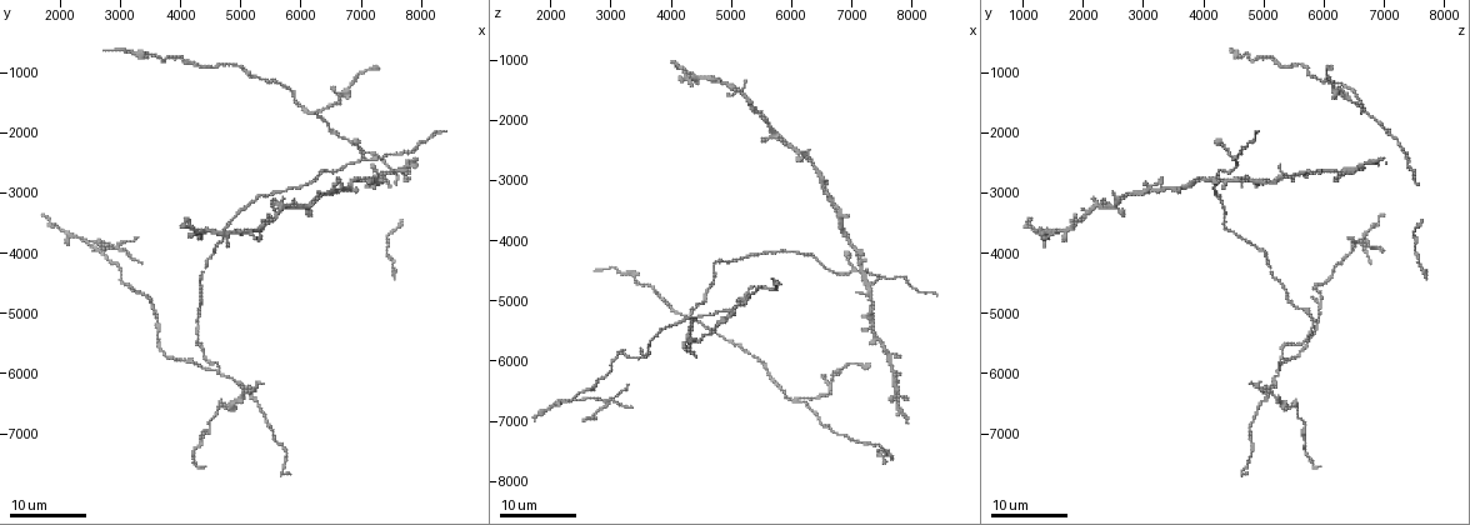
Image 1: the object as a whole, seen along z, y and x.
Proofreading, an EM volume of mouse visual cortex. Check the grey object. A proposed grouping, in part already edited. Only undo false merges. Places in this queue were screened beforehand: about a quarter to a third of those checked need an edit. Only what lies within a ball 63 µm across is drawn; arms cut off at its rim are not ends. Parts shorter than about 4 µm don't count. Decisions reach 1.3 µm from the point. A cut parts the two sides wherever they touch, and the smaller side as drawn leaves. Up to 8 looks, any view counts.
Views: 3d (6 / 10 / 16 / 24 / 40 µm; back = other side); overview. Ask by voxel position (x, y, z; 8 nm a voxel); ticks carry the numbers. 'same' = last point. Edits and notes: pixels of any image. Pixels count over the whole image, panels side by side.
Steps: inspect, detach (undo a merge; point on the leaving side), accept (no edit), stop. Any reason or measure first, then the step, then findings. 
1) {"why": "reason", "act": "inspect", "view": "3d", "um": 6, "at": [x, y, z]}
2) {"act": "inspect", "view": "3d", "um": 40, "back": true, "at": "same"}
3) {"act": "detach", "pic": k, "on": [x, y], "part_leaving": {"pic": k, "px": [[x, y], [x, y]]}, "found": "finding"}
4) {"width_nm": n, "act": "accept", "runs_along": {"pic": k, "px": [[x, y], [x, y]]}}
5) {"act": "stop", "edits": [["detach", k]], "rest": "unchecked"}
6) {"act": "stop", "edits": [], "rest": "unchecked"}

{"why": "branch point", "act": "inspect", "view": "3d", "um": 16, "at": [6150, 1650, 6650]}

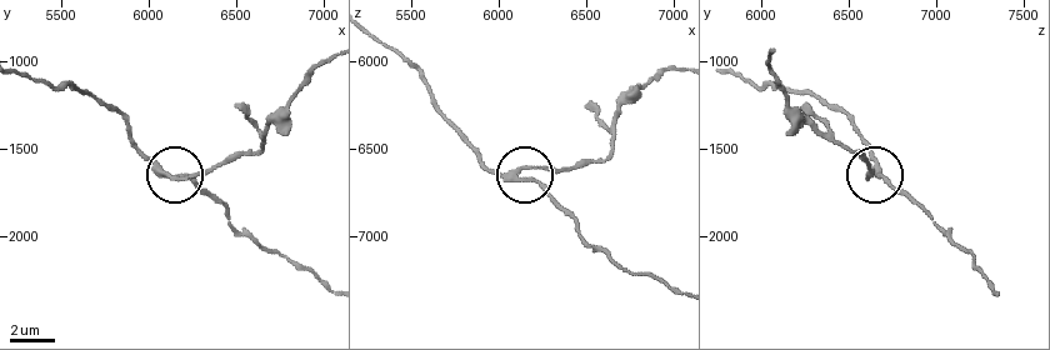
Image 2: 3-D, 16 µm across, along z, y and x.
{"act": "inspect", "view": "3d", "um": 6, "at": [6120, 1660, 6640]}

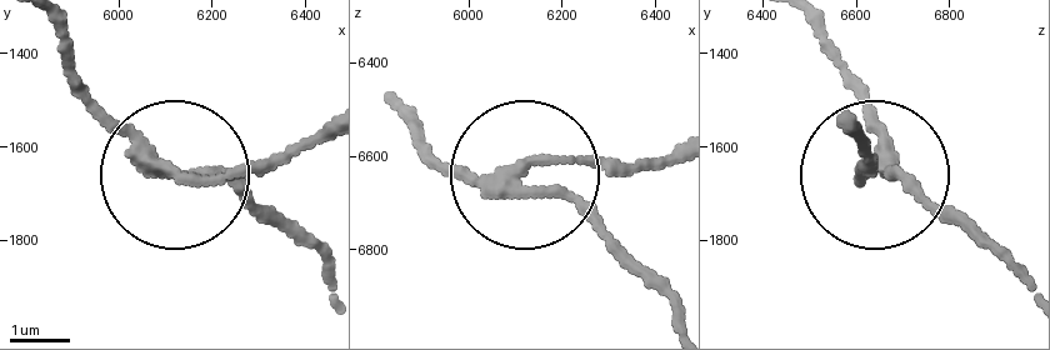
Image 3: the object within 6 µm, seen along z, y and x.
{"width_nm": 210, "act": "detach", "pic": 3, "on": [236, 176], "part_leaving": {"pic": 3, "px": [[148, 158], [263, 173], [321, 143]]}, "found": "a second neuron is stuck on"}

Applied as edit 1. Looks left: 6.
{"act": "inspect", "view": "3d", "um": 16, "at": [4650, 6000, 5200]}

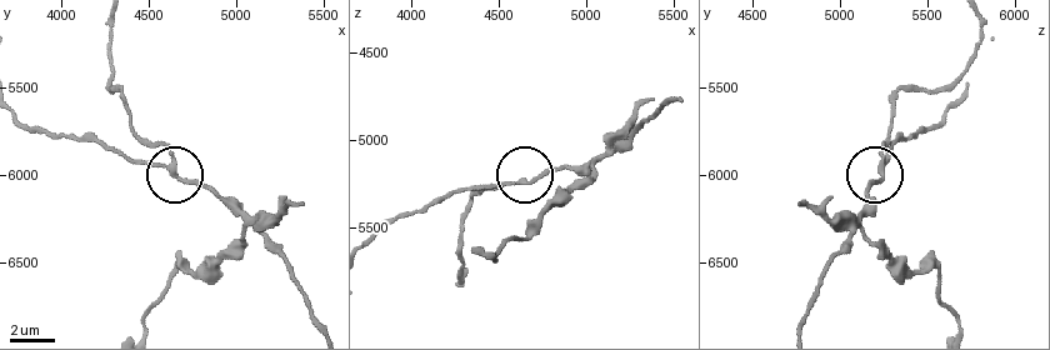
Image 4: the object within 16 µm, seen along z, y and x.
{"act": "inspect", "view": "3d", "um": 6, "at": [4640, 5960, 5240]}

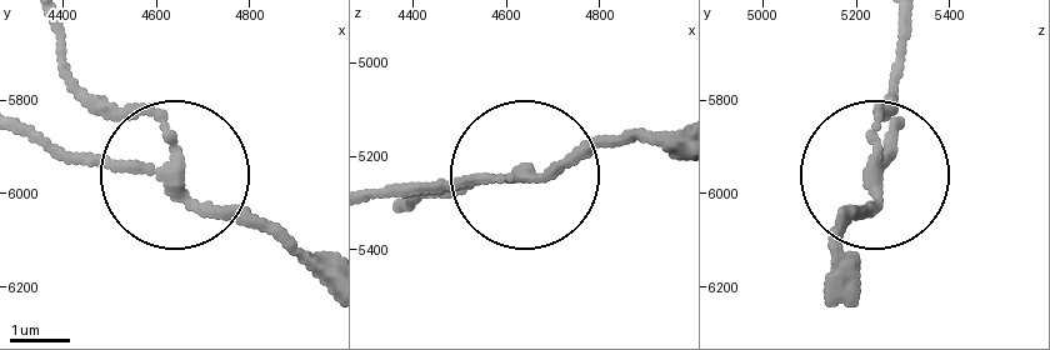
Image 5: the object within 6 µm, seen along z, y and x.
{"side_arm_um": 22, "act": "accept", "runs_along": {"pic": 5, "px": [[904, 33], [845, 281]]}, "found": "one neuron here"}

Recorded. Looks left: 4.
{"why": "four-way junction", "act": "inspect", "view": "3d", "um": 16, "at": [5050, 6250, 5050]}

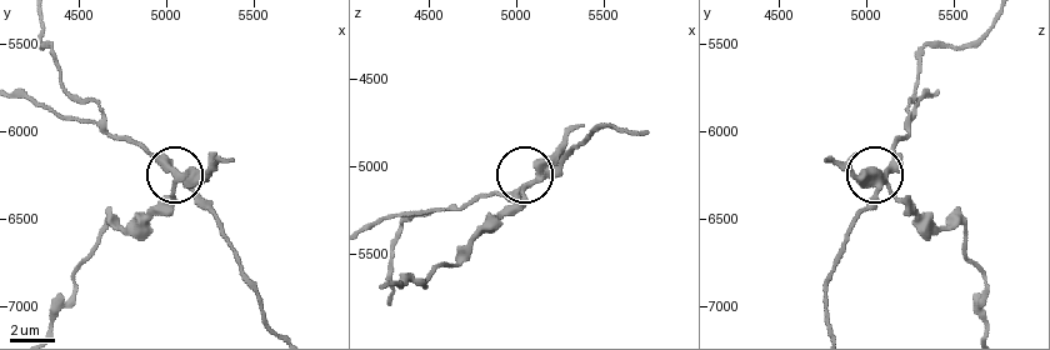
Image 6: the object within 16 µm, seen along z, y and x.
{"why": "zoom in", "act": "inspect", "view": "3d", "um": 6, "at": [5080, 6280, 5080]}

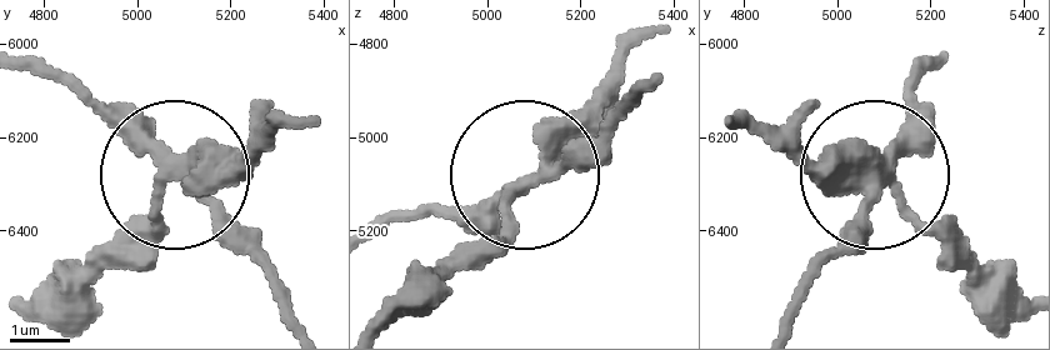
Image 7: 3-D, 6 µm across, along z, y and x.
{"act": "detach", "pic": 7, "on": [139, 215], "part_leaving": {"pic": 7, "px": [[880, 186], [1024, 286]]}, "found": "a second neuron is stuck on"}

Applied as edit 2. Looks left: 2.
{"act": "inspect", "view": "3d", "um": 16, "at": [2400, 3800, 6600]}

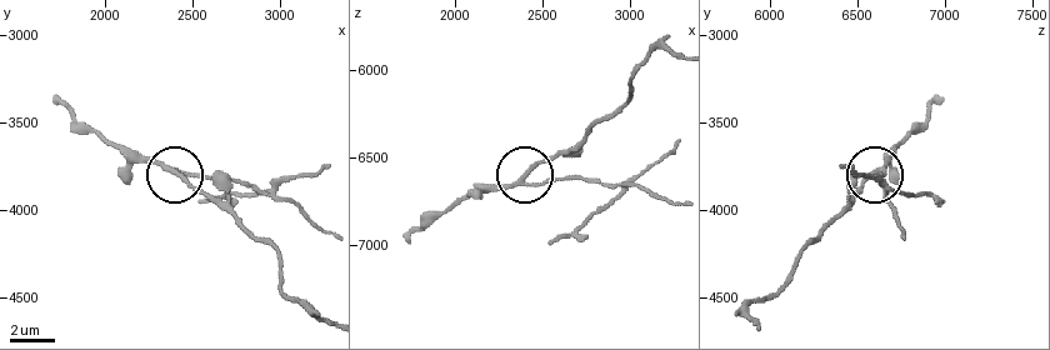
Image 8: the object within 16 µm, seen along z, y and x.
{"act": "inspect", "view": "3d", "um": 10, "at": [2380, 3780, 6620]}

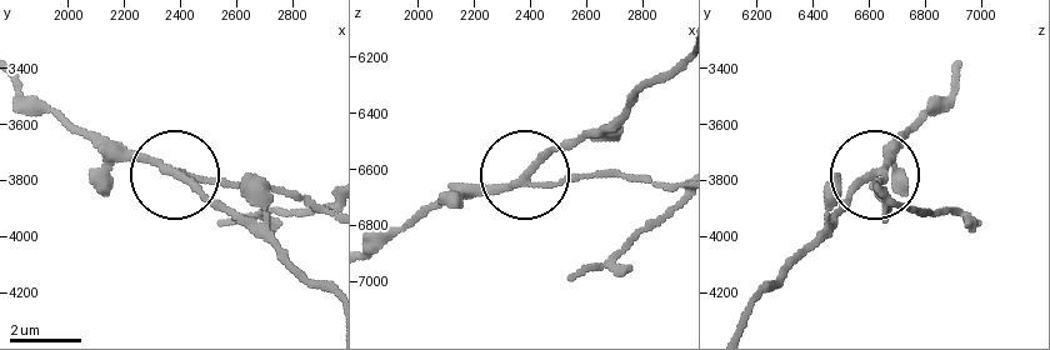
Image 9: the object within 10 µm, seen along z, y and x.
{"width_nm": 170, "act": "detach", "pic": 9, "on": [219, 183], "part_leaving": {"pic": 9, "px": [[525, 183], [594, 174], [675, 183]]}, "found": "a second neuron is stuck on"}

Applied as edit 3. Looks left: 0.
{"act": "stop", "edits": [["detach", 3], ["detach", 7], ["detach", 9]], "rest": "unchecked"}

